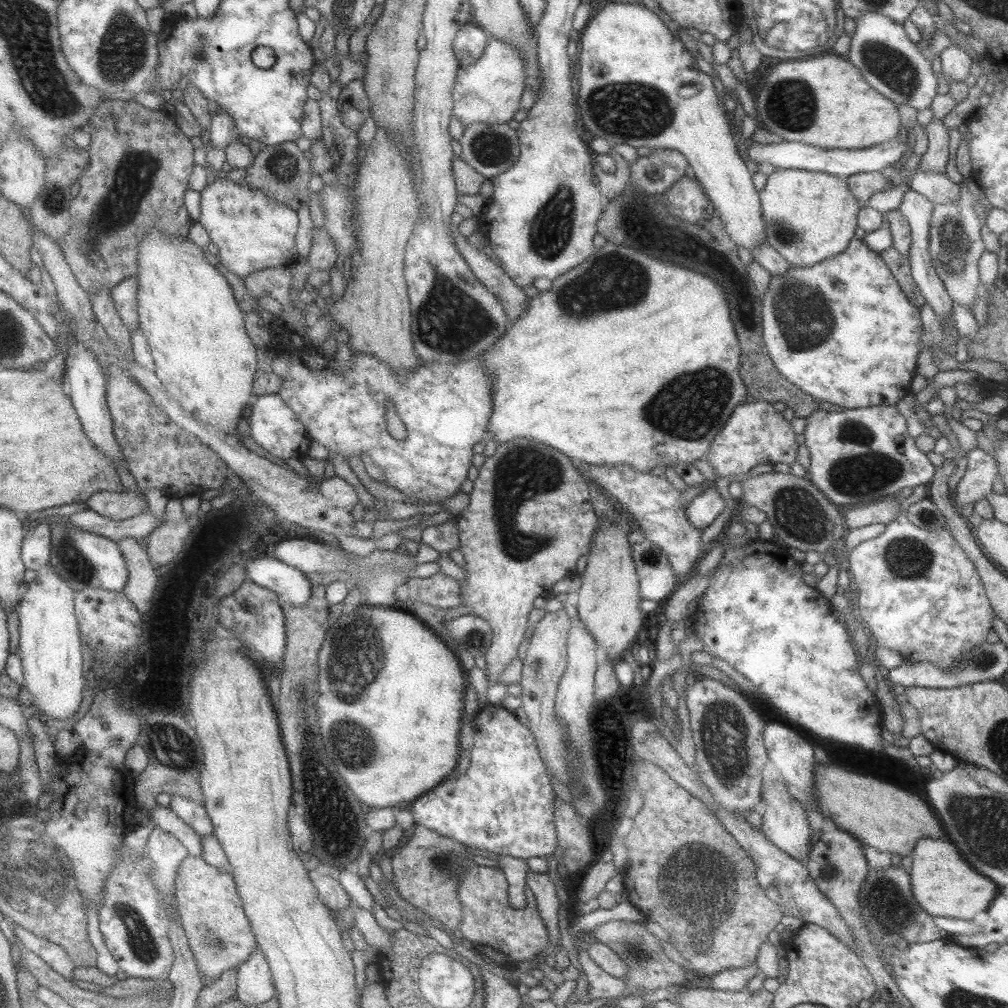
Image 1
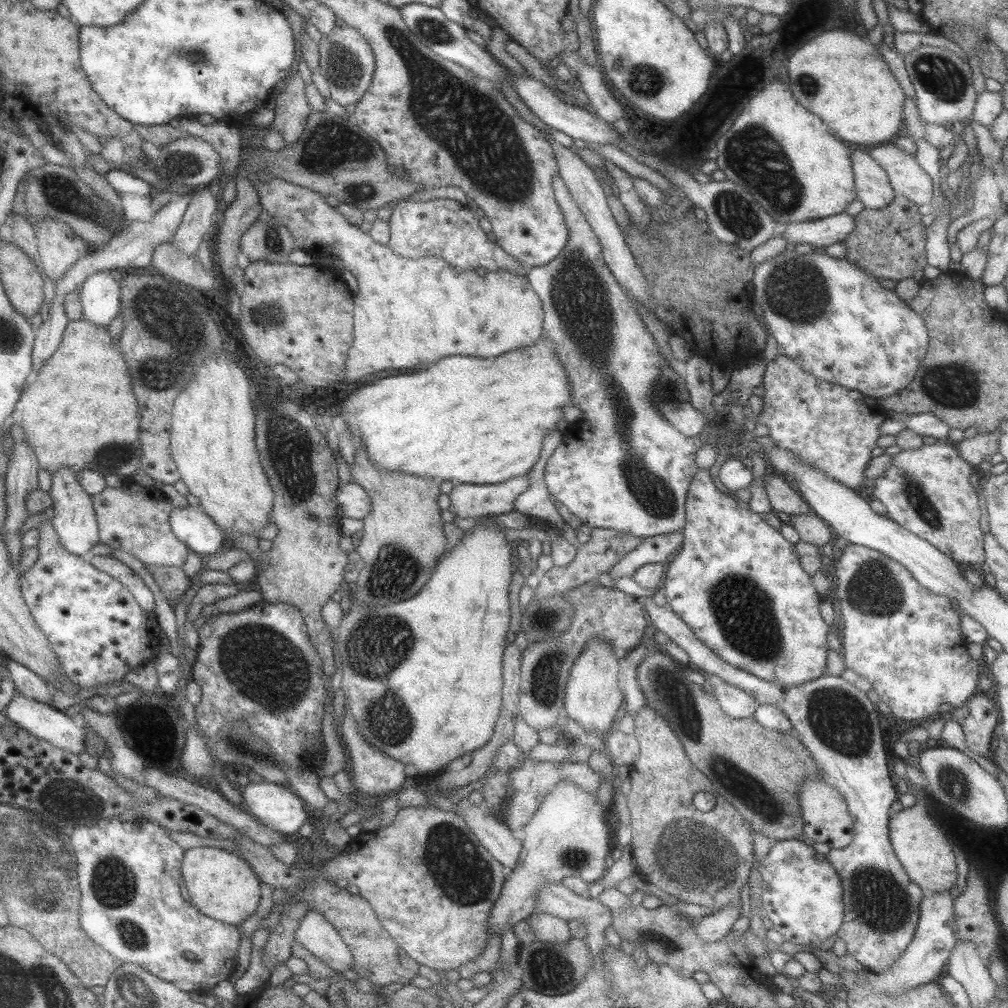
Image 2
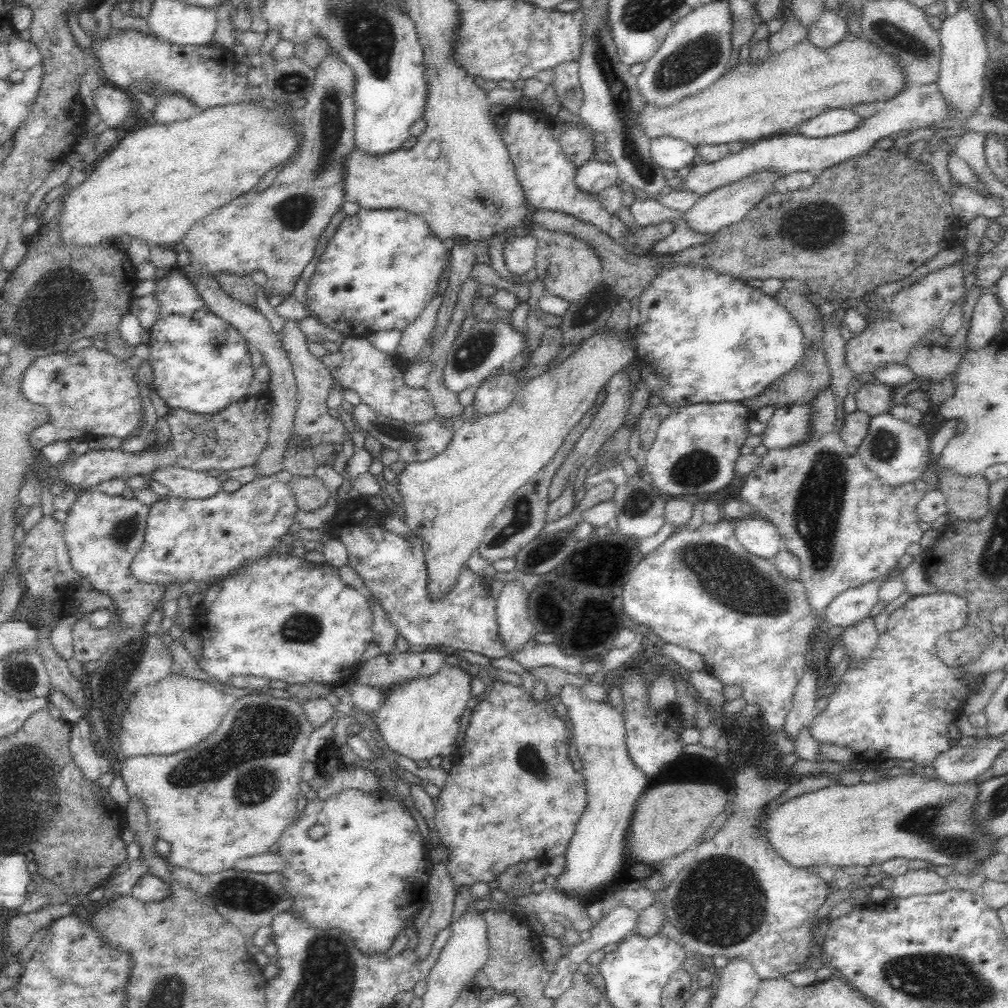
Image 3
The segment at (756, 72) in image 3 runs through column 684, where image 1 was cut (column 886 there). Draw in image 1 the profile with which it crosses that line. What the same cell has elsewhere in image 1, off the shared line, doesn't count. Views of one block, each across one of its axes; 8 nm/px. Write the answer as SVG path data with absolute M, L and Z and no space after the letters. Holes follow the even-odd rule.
M829 54L811 60L785 60L773 66L755 98L754 108L763 127L784 141L802 142L822 149L869 148L896 138L901 128L896 104L871 90L861 78L861 72L843 58Z

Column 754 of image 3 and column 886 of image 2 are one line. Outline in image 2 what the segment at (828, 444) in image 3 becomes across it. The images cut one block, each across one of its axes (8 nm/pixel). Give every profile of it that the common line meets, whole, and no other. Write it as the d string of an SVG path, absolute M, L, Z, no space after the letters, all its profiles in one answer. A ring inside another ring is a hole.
M937 440L933 444L922 444L916 449L901 449L892 455L885 472L872 481L871 494L885 506L887 518L916 534L919 538L924 538L951 560L963 565L982 564L985 560L982 547L984 534L981 533L981 527L979 527L977 490L969 483L971 473L975 473L974 467L960 457L954 443Z

